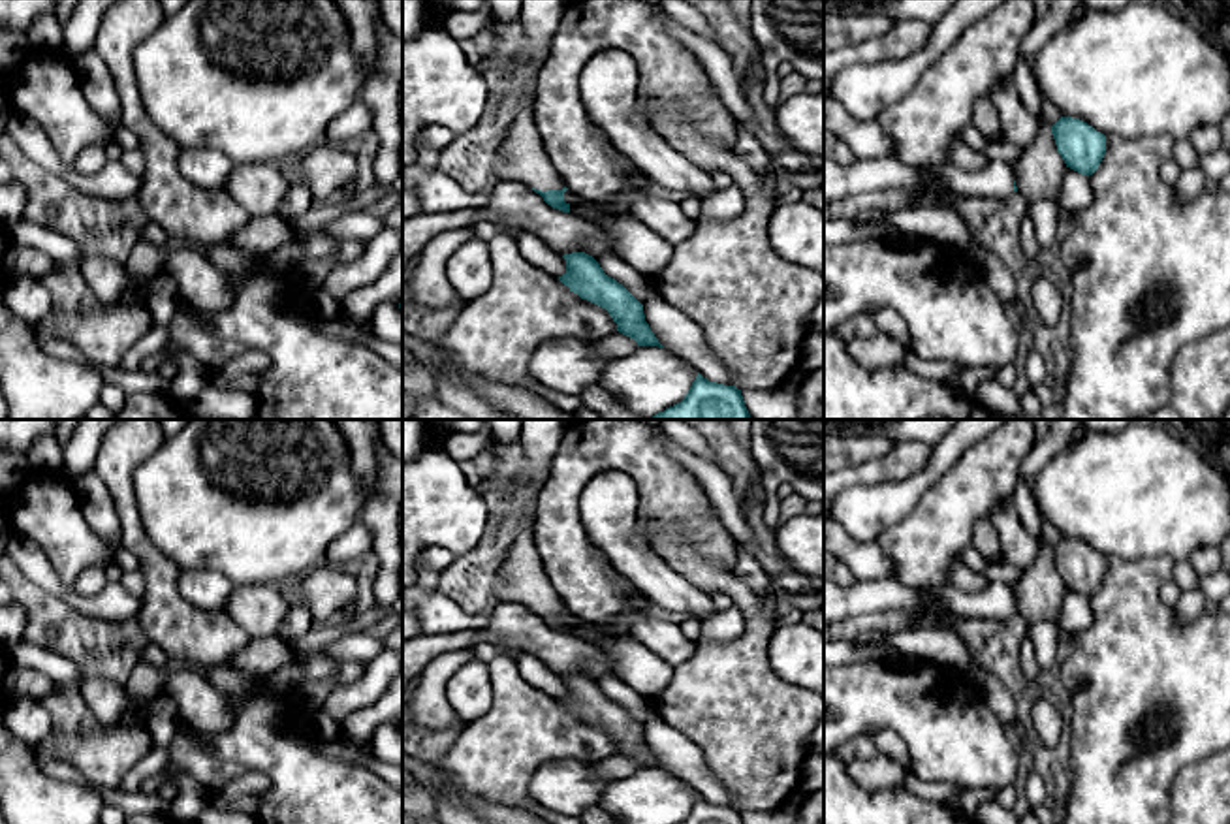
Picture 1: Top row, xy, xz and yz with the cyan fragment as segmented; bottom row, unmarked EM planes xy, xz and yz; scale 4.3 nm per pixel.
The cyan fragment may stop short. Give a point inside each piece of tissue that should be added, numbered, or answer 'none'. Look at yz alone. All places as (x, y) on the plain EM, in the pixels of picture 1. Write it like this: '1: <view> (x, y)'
1: yz (995, 601)

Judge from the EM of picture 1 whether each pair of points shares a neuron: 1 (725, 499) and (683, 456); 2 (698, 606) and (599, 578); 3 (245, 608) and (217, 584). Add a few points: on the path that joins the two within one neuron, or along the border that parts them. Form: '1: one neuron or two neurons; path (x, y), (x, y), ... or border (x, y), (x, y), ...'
1: one neuron; path (717, 488), (694, 461)
2: two neurons; border (608, 557), (651, 604)
3: two neurons; border (236, 587), (222, 608)

